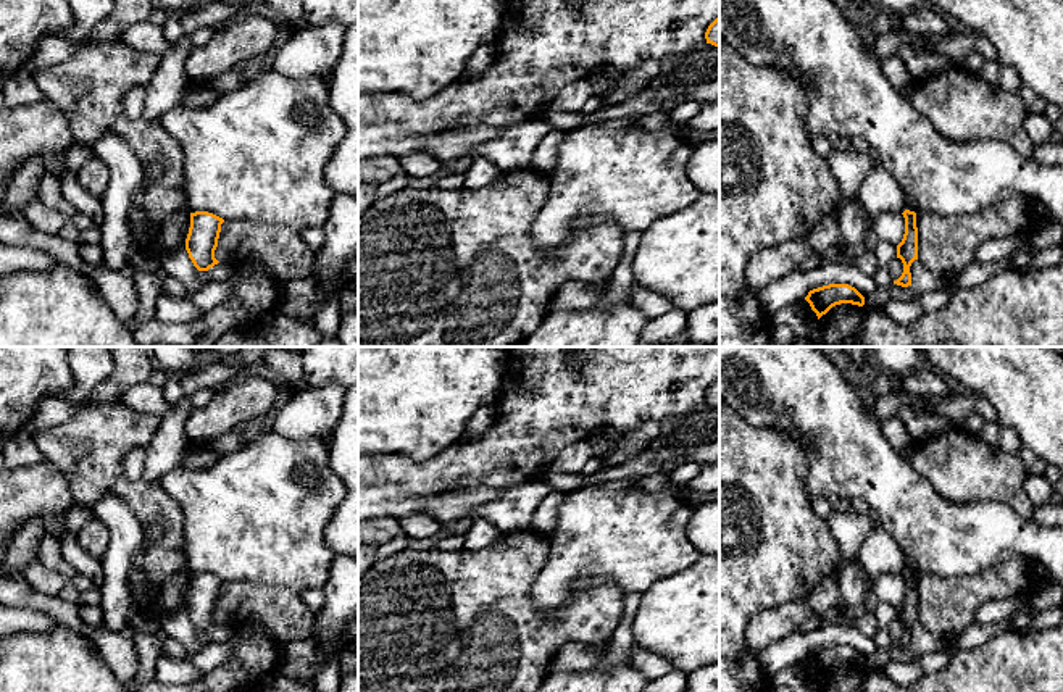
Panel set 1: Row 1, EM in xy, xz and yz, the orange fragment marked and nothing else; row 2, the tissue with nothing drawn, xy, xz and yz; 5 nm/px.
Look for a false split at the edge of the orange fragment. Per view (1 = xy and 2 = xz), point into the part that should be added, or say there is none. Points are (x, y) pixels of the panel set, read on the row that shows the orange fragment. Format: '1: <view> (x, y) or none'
1: none
2: none

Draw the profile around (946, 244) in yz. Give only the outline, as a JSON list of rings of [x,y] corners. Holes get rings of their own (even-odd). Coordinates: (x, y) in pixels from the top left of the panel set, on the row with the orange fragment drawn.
[[[1011,195],[973,215],[940,216],[916,213],[918,258],[932,273],[947,279],[974,261],[978,247],[992,239],[1028,234],[1040,227],[1045,211],[1034,210],[1034,200]]]

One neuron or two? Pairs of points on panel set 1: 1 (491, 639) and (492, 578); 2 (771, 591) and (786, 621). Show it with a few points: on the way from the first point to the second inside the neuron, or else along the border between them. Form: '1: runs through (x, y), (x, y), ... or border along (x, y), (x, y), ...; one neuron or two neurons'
1: runs through (491, 625), (491, 592); one neuron
2: border along (804, 599), (768, 607), (758, 612), (746, 626); two neurons

